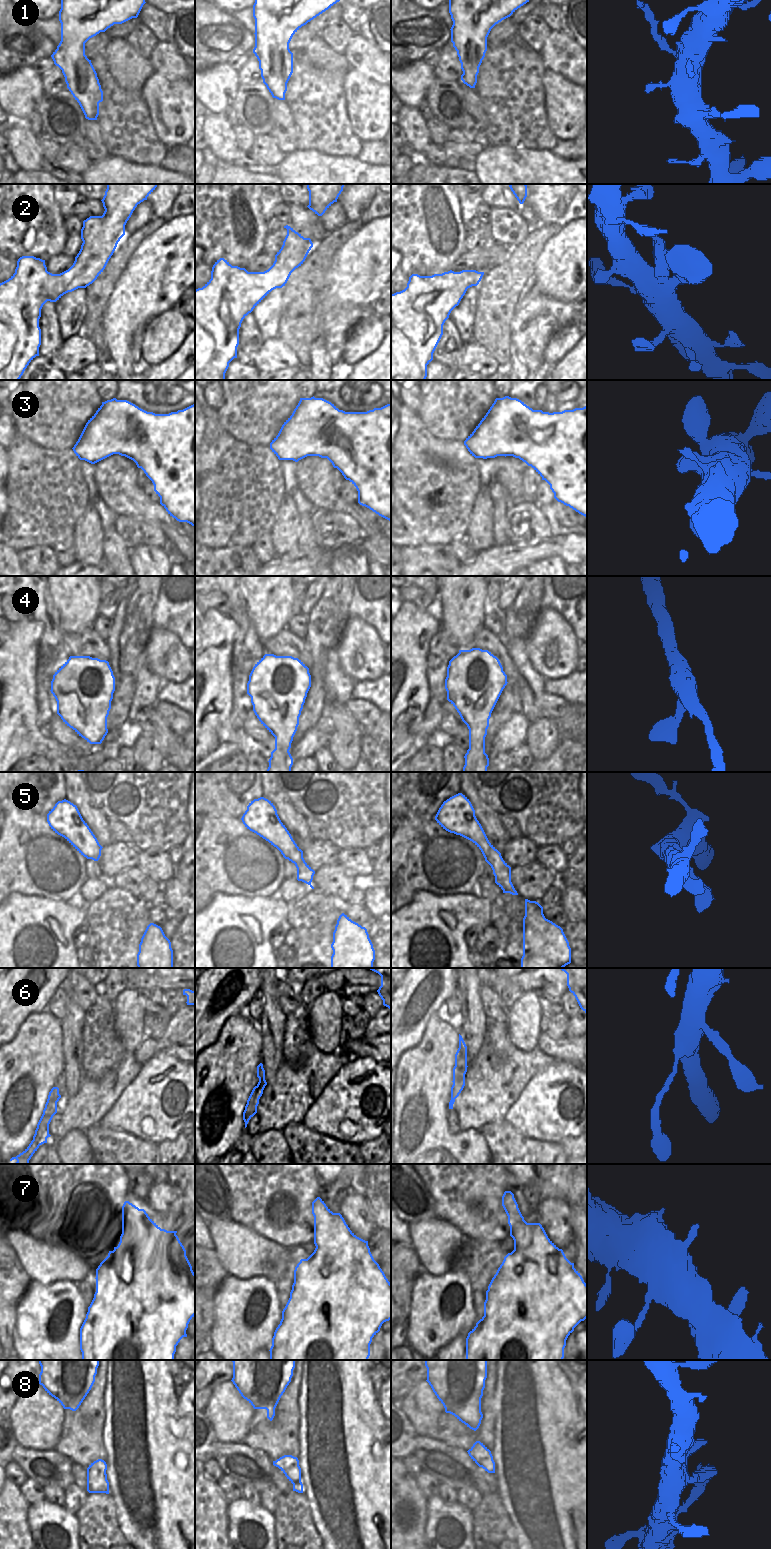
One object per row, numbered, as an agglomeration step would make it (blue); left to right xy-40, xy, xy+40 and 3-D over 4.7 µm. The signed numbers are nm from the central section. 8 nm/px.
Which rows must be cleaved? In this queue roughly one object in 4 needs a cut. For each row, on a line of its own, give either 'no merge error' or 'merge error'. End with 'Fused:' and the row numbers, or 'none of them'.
1: merge error
2: no merge error
3: no merge error
4: no merge error
5: no merge error
6: merge error
7: no merge error
8: no merge error
Fused: 1, 6

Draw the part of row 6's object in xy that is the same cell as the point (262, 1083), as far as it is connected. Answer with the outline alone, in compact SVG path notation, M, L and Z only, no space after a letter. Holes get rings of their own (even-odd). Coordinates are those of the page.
M260 1063L257 1066L257 1077L259 1078L259 1082L257 1085L259 1086L259 1098L260 1098L263 1094L263 1090L264 1090L265 1086L267 1085L267 1082L265 1080L265 1070L263 1068L262 1063Z

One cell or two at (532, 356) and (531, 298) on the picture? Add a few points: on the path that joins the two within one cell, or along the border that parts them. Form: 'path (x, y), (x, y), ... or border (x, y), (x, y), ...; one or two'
path (531, 342), (531, 312); one

